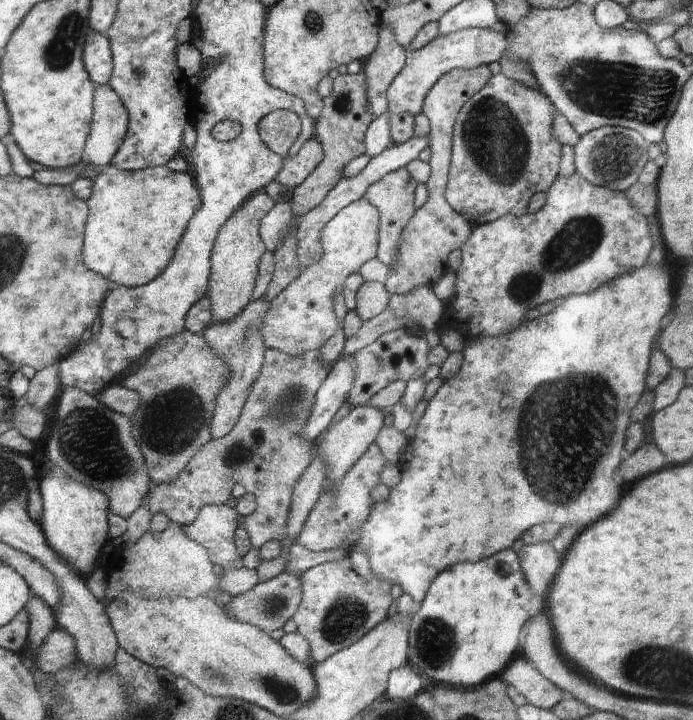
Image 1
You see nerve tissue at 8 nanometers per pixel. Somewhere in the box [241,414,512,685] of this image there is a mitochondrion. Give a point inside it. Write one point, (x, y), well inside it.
(434, 638)

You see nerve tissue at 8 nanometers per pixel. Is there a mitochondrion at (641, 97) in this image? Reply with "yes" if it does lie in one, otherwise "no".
yes

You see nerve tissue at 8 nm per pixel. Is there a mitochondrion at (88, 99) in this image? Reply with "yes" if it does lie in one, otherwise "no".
no

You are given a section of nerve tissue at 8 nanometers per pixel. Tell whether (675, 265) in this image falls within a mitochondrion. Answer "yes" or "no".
no

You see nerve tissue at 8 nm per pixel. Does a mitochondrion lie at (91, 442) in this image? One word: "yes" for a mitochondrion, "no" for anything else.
yes

